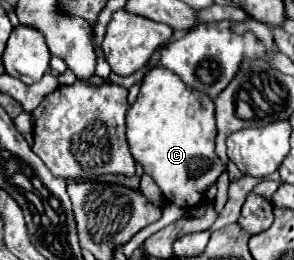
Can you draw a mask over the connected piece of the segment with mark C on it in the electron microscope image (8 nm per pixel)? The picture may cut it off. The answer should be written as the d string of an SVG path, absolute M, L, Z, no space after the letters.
M164 66L148 70L138 100L126 114L126 136L134 160L156 180L162 194L180 208L196 206L206 188L226 170L226 164L214 152L216 120L212 98L186 86Z

